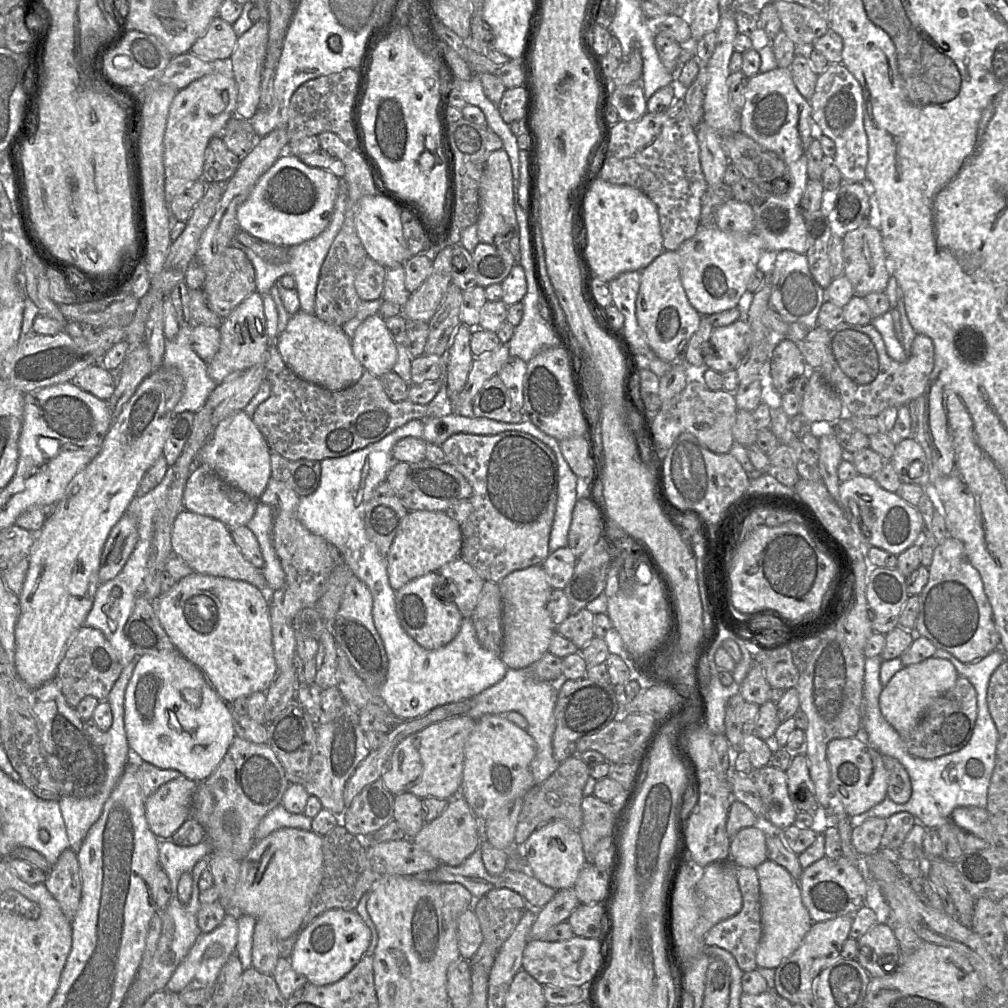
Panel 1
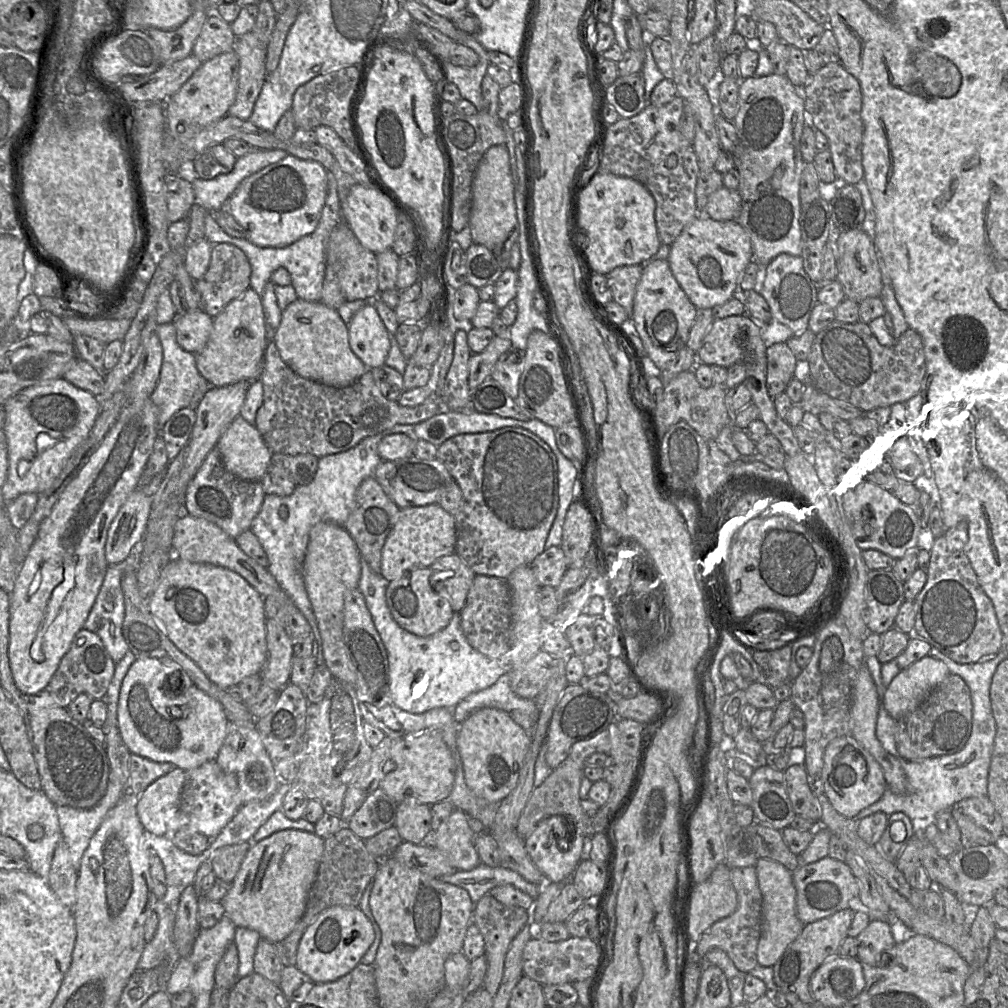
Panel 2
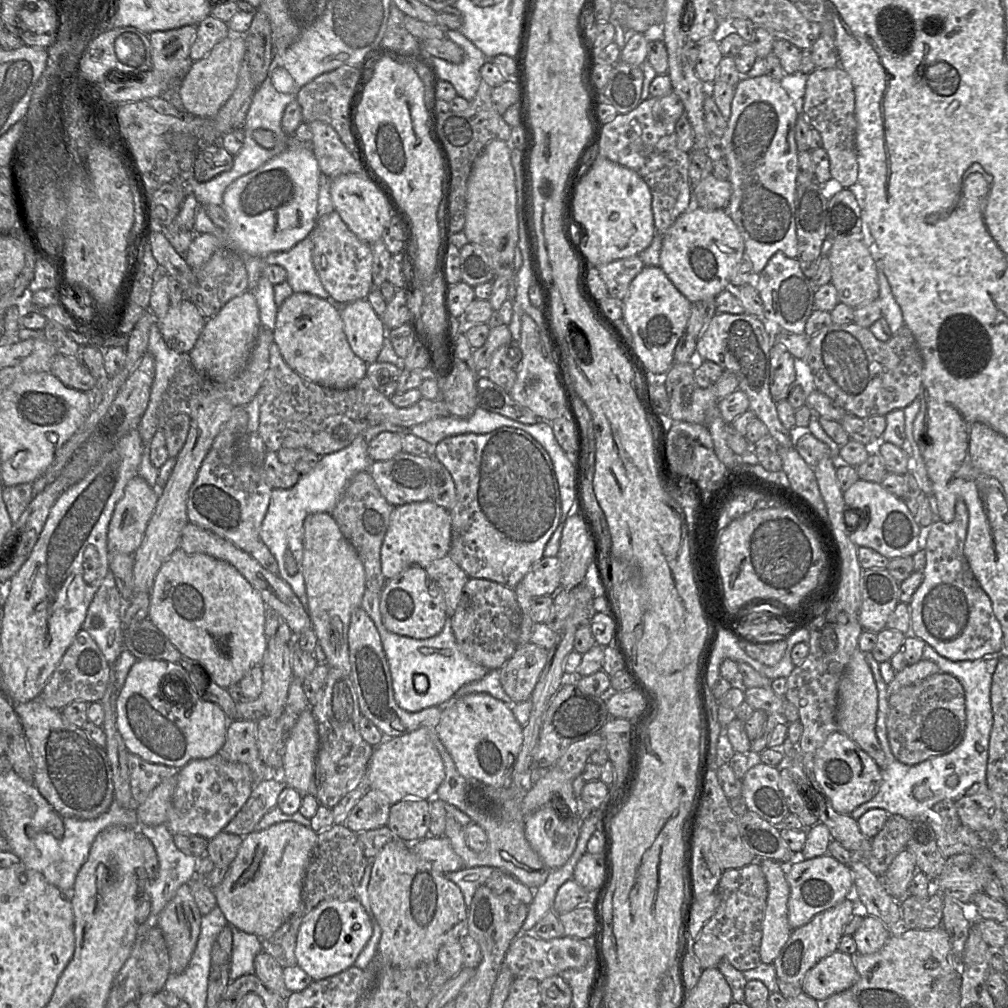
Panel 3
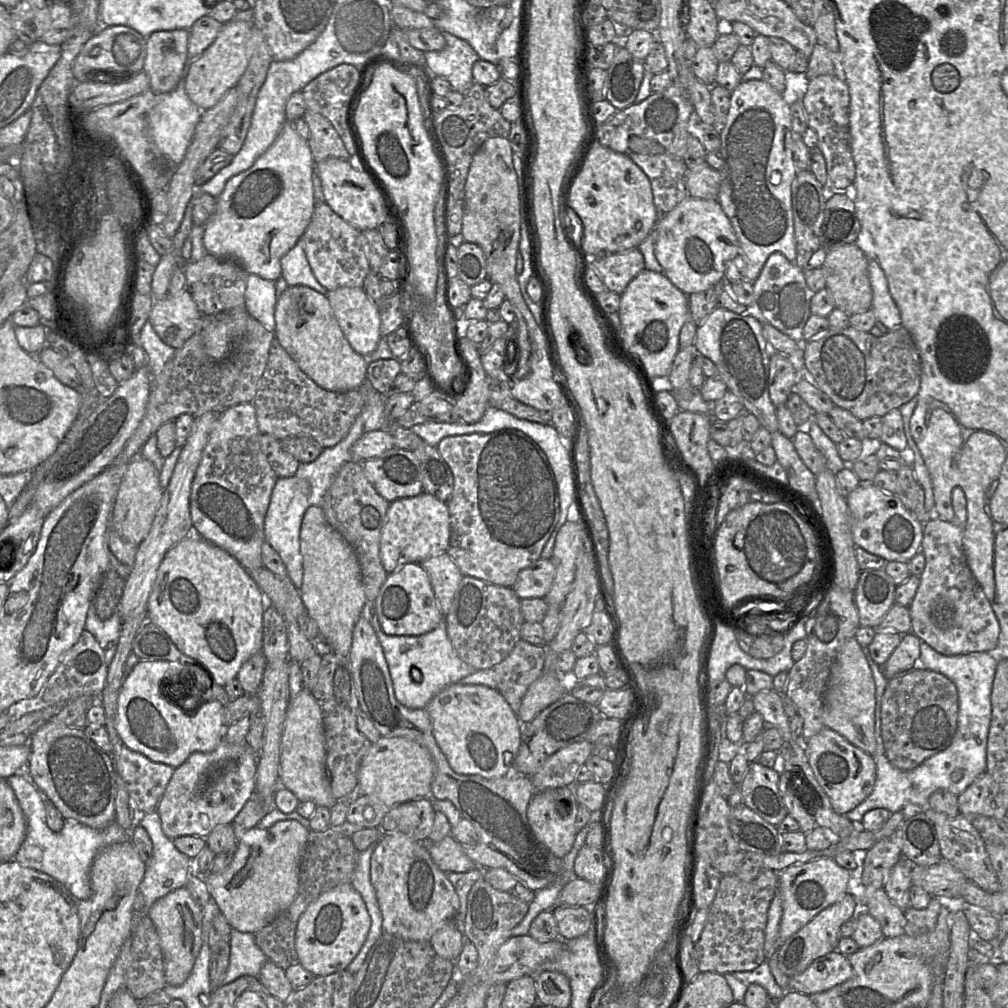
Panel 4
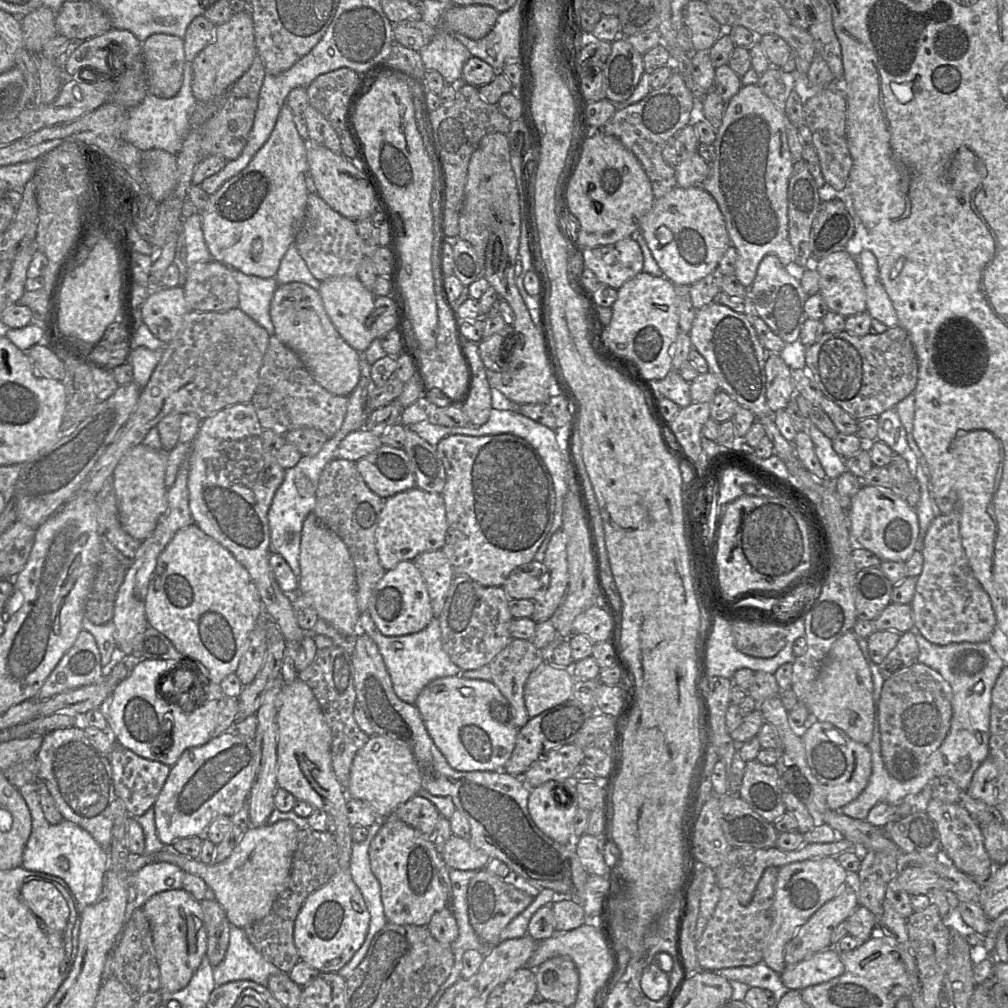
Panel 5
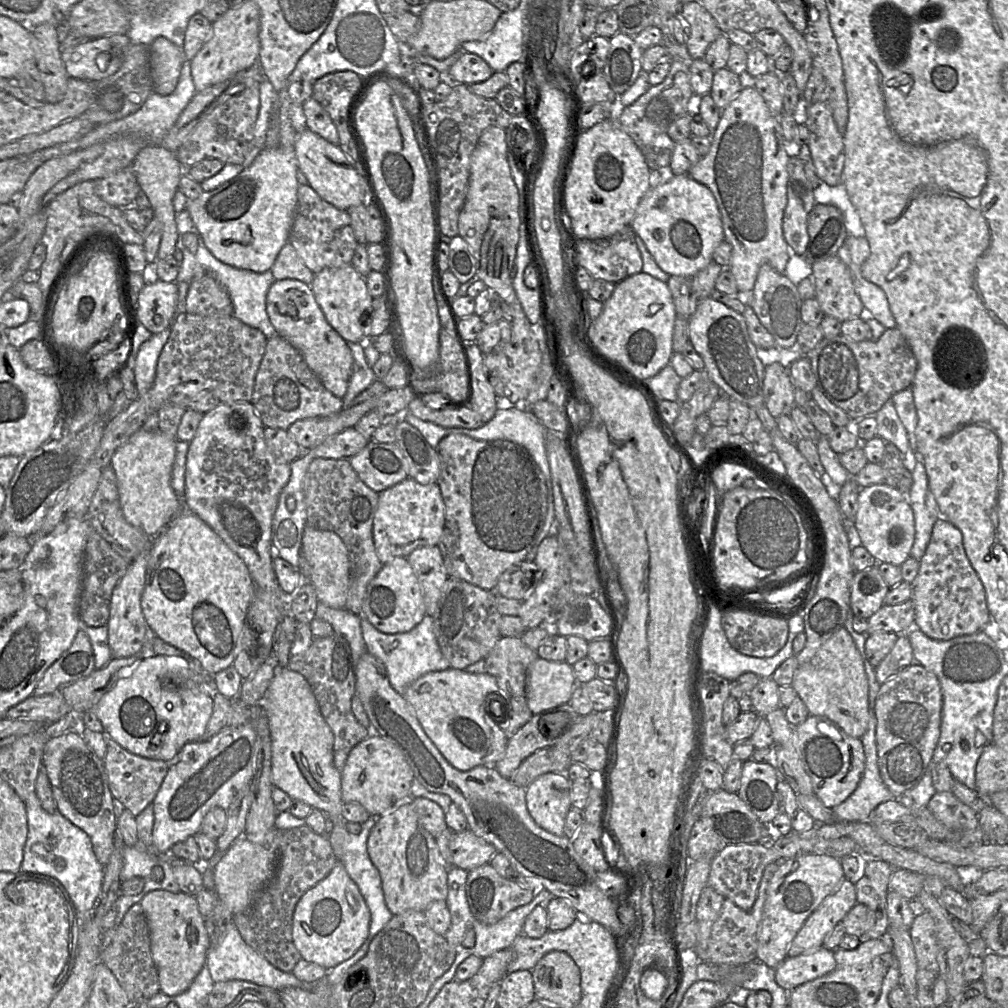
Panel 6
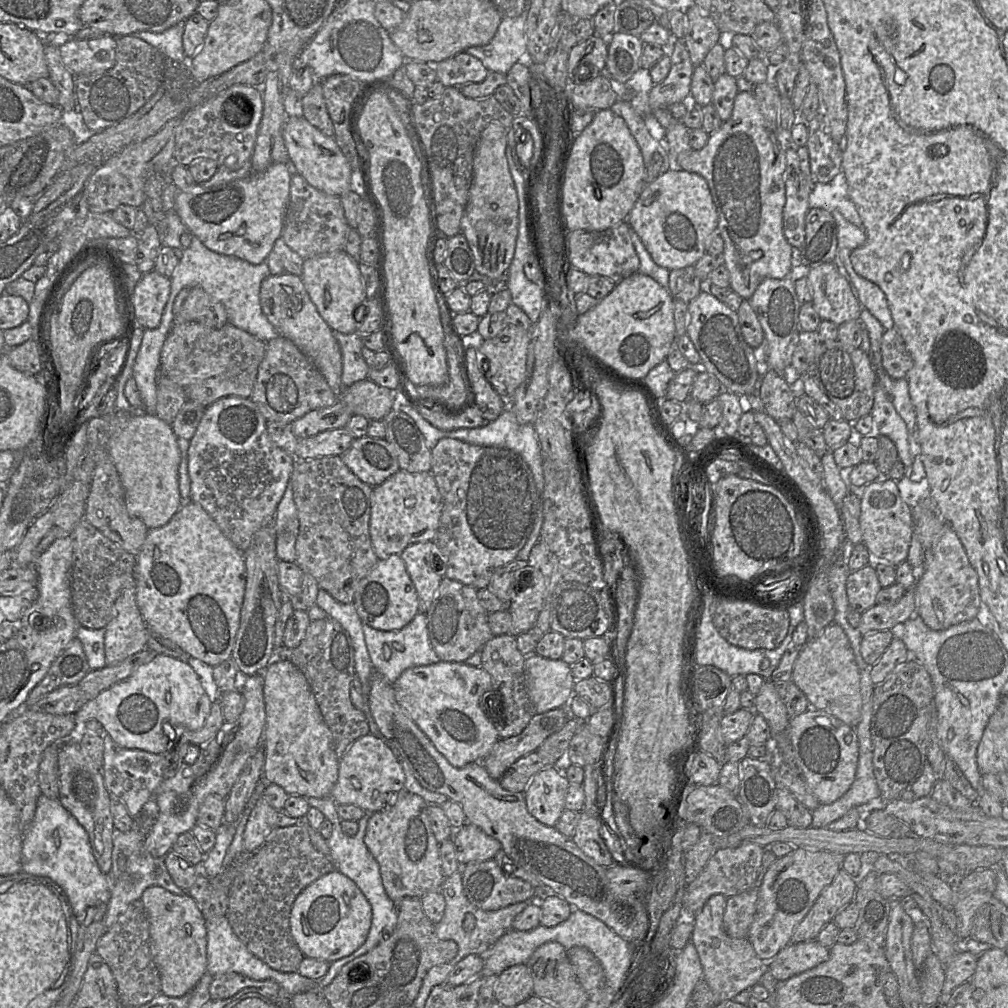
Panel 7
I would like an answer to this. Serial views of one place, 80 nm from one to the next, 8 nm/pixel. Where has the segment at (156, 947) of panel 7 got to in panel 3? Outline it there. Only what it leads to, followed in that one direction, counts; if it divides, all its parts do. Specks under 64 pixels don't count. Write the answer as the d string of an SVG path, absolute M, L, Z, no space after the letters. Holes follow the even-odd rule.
M182 885L157 919L168 948L170 973L187 968L200 935L201 920L190 886Z

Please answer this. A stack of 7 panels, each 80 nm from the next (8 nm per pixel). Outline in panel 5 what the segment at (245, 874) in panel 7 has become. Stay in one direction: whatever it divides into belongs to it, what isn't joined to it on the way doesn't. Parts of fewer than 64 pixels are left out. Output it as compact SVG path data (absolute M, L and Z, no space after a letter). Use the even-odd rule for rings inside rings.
M300 828L287 887L275 900L268 915L244 928L254 948L282 972L288 974L301 960L294 943L294 924L299 911L306 898L325 885L337 869L338 848L334 836L328 831Z

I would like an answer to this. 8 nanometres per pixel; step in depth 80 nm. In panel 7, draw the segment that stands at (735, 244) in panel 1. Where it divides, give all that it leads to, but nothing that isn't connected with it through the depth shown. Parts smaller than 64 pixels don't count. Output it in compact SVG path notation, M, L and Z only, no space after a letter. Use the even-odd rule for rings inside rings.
M674 166L646 184L627 222L641 239L652 260L671 271L694 266L706 253L705 242L717 230L718 214L705 178Z

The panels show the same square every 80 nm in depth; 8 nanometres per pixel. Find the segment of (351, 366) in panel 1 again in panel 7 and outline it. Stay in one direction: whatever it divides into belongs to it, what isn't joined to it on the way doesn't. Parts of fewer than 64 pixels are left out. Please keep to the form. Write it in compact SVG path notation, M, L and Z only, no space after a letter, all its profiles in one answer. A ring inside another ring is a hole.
M293 274L269 275L261 282L259 299L262 312L279 336L289 339L312 360L338 396L343 389L341 349L333 330L311 301L301 278Z

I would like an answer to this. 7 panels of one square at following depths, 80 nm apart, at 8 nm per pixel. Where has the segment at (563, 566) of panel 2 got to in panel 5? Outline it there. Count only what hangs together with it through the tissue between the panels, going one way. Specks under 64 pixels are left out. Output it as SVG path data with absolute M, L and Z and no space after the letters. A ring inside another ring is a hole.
M539 561L521 565L514 569L501 586L510 599L530 599L545 593L550 581L547 567Z

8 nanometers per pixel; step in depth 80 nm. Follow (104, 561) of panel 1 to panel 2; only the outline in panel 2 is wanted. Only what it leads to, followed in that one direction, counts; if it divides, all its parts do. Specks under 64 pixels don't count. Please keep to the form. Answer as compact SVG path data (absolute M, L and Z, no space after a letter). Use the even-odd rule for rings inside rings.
M140 488L134 490L119 509L108 530L105 545L105 557L109 565L124 562L134 551L140 553L152 506L152 498L145 495Z

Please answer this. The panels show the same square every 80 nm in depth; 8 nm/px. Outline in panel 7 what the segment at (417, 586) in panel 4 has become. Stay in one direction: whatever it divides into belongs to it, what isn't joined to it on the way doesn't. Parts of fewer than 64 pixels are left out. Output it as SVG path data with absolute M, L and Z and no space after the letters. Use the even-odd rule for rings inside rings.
M398 554L379 560L375 567L359 582L353 605L364 624L384 631L399 630L407 625L419 612L418 596Z

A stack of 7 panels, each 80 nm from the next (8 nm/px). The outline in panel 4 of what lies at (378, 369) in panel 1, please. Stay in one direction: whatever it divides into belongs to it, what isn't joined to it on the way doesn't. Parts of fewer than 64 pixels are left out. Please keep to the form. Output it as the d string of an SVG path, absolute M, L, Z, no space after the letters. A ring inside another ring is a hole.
M339 287L326 297L352 349L362 356L374 352L381 338L380 315L364 289Z

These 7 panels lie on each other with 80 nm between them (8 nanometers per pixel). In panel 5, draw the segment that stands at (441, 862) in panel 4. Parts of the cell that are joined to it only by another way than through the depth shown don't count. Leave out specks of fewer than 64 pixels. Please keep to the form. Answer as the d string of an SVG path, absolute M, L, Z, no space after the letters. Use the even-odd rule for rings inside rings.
M452 835L444 844L440 855L449 869L478 871L485 868L491 858L473 848L469 840Z

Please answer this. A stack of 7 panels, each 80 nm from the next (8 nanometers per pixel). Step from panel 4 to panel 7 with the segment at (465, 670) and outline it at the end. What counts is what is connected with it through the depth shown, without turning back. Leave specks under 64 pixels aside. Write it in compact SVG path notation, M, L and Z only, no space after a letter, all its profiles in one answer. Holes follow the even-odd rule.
M418 612L407 625L399 630L378 630L363 623L363 634L374 671L387 678L391 684L395 683L407 668L440 661L429 640L425 613Z

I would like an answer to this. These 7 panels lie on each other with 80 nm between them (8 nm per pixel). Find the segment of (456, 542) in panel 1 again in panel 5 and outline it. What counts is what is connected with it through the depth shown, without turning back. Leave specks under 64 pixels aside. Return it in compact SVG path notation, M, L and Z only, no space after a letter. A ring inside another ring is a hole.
M414 487L385 499L375 534L381 566L391 570L399 562L412 561L423 552L441 550L447 529L446 506L442 494Z

